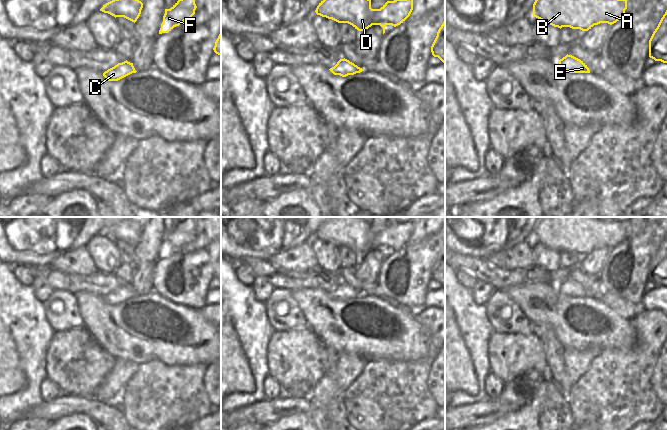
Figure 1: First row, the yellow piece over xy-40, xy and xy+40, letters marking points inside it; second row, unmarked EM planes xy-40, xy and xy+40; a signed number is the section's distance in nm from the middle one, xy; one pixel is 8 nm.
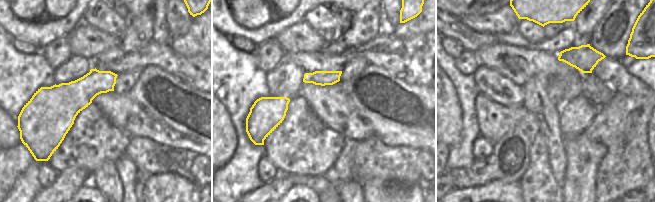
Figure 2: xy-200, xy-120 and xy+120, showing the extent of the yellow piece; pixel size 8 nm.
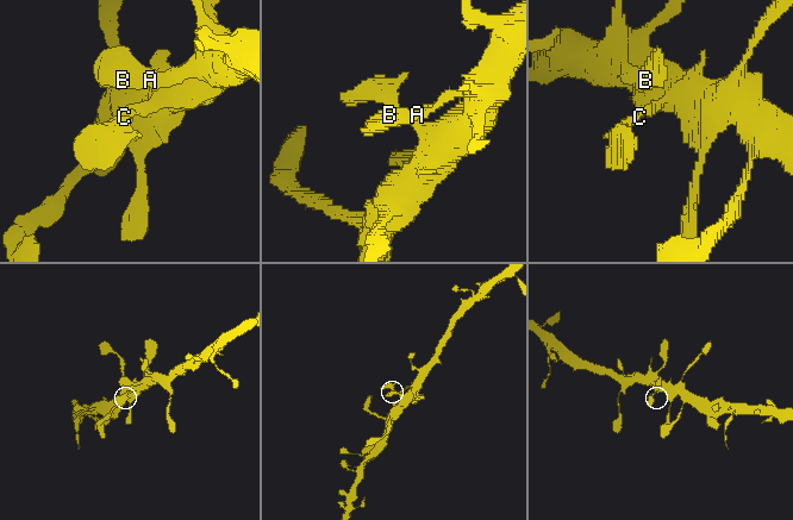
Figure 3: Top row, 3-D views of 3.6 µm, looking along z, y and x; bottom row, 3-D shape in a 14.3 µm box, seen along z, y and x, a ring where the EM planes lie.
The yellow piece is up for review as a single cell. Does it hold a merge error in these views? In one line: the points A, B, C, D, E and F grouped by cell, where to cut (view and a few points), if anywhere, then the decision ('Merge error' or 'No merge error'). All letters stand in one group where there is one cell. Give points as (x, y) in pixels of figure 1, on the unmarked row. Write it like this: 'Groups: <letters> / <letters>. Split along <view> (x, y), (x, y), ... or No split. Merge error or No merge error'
Groups: A B C D E F. No split. No merge error.

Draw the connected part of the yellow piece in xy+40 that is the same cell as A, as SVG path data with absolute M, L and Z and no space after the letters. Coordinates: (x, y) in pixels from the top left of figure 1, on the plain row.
M540 217L533 228L533 241L554 251L588 255L594 249L619 245L627 223L599 217Z

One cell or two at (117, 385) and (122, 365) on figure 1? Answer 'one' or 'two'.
one

